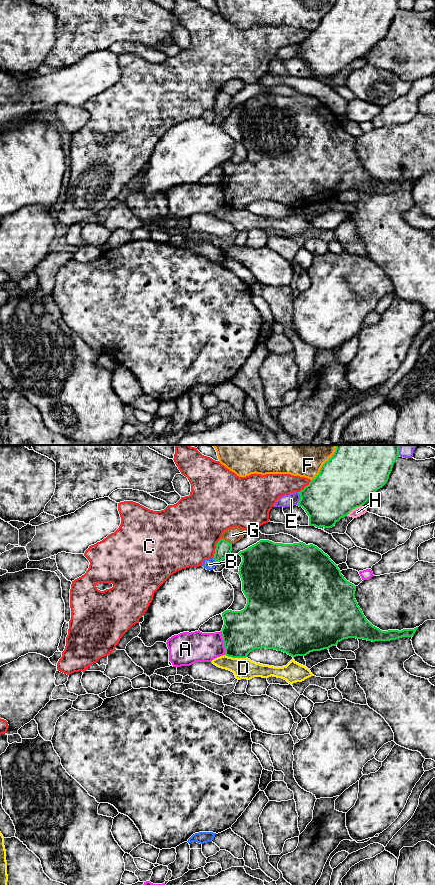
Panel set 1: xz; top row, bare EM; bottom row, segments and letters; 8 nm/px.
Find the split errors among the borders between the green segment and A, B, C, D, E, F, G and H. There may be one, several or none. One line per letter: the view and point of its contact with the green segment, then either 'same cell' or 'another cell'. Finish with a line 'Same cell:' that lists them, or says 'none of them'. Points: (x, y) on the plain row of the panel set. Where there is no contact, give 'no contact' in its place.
A: meets green in xz at (224, 195); another cell
B: meets green in xz at (214, 111); another cell
C: meets green in xz at (216, 100); another cell
D: meets green in xz at (235, 209); another cell
E: meets green in xz at (300, 50); another cell
F: meets green in xz at (323, 16); another cell
G: meets green in xz at (225, 92); another cell
H: meets green in xz at (354, 60); another cell
Same cell: none of them

